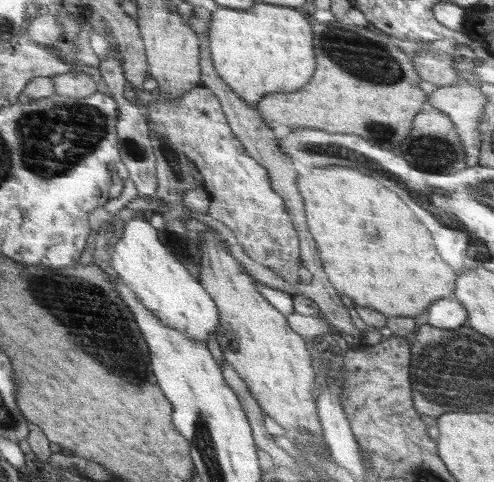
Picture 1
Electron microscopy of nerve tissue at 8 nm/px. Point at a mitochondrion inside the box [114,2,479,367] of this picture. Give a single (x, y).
(357, 56)

